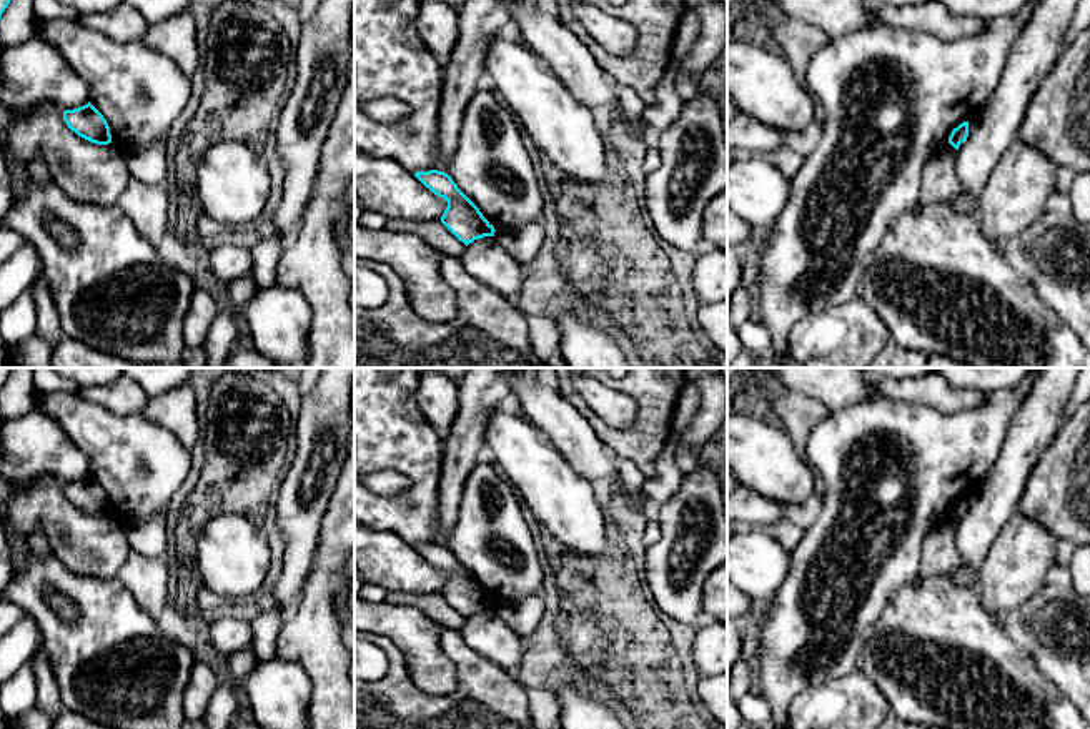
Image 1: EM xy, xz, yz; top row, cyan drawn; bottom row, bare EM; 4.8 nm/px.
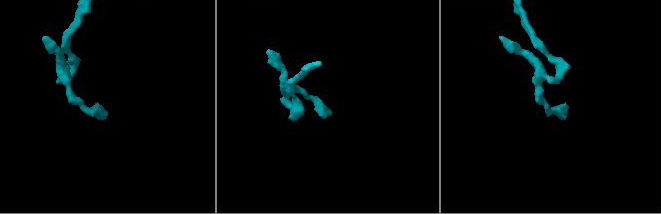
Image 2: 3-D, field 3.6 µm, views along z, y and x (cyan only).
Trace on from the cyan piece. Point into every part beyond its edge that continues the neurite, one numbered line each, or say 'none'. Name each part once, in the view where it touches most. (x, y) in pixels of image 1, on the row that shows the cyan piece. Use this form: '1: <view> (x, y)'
none

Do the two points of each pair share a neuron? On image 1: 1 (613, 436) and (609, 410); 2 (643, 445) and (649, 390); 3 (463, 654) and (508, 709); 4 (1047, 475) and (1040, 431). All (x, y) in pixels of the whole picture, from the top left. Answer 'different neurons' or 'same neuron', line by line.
1: different neurons
2: same neuron
3: same neuron
4: different neurons

